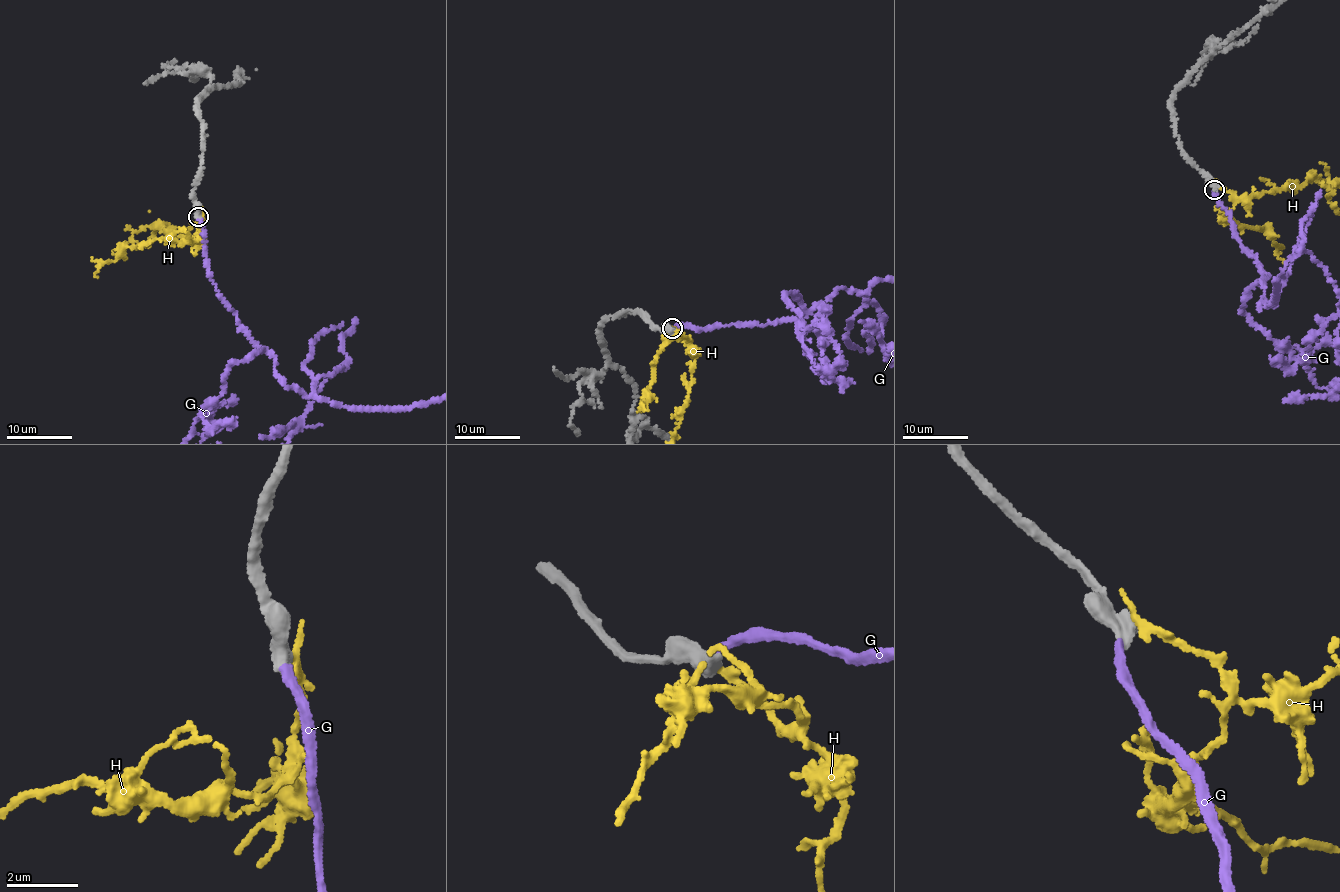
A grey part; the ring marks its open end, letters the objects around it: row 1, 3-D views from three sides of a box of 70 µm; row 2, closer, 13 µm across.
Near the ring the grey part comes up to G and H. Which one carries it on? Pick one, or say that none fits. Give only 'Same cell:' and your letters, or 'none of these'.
Same cell: G

